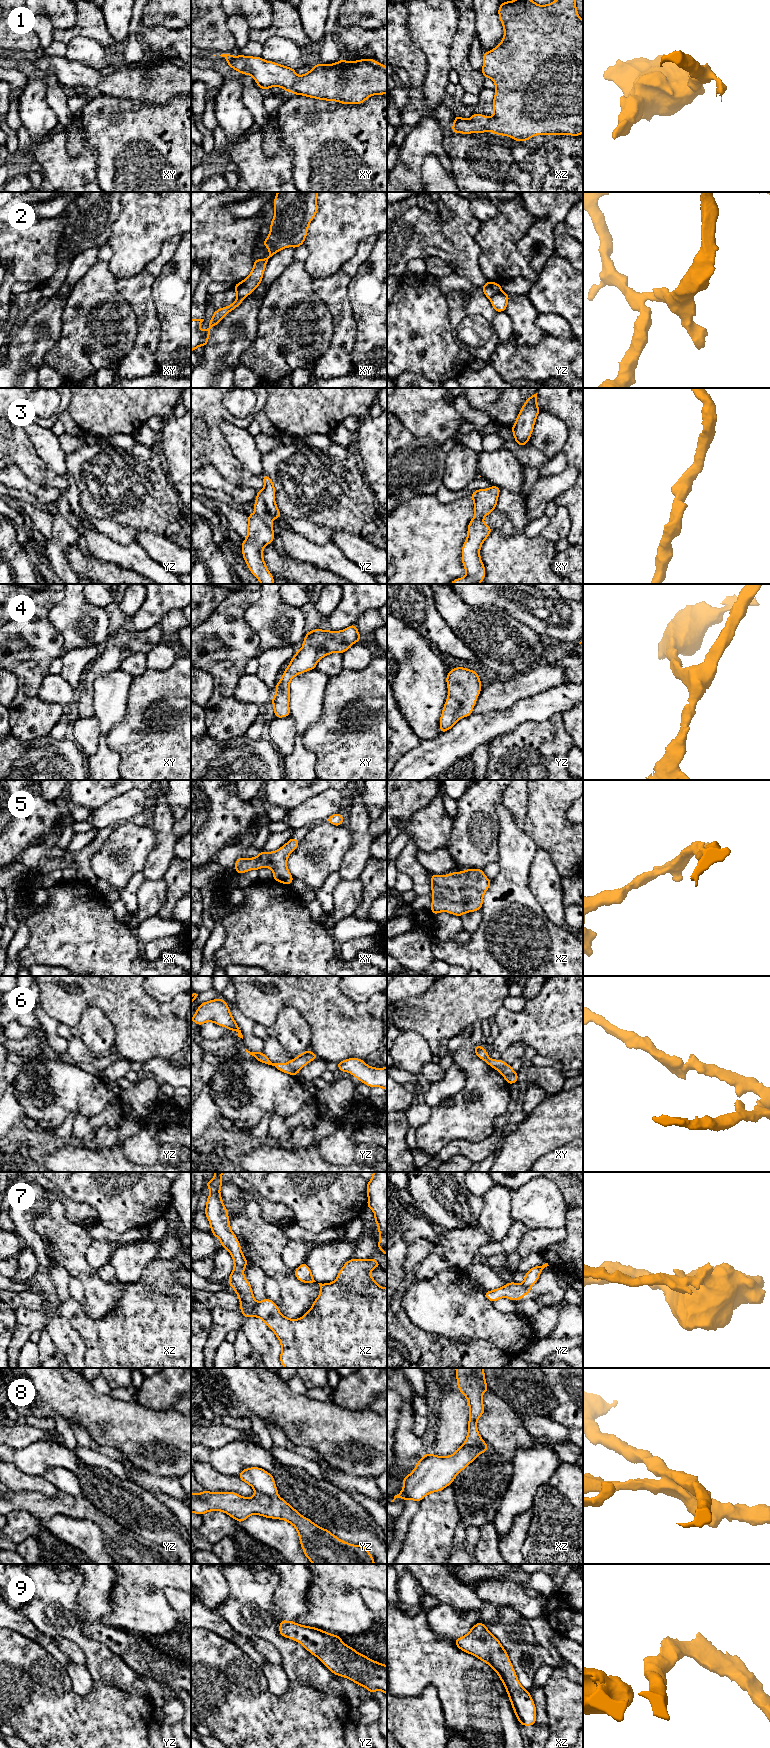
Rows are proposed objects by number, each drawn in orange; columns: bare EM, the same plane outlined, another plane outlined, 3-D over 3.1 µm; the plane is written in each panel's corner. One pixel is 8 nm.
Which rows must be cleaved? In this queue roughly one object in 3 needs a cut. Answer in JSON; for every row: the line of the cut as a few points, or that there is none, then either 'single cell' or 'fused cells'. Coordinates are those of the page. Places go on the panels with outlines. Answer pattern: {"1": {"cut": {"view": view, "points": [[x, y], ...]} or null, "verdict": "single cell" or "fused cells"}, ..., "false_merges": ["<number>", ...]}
{"1": {"cut": null, "verdict": "single cell"}, "2": {"cut": {"view": "yz", "points": [[500, 289], [489, 298]]}, "verdict": "fused cells"}, "3": {"cut": null, "verdict": "single cell"}, "4": {"cut": null, "verdict": "single cell"}, "5": {"cut": null, "verdict": "single cell"}, "6": {"cut": null, "verdict": "single cell"}, "7": {"cut": {"view": "xz", "points": [[257, 1302], [249, 1311], [242, 1312]]}, "verdict": "fused cells"}, "8": {"cut": {"view": "yz", "points": [[255, 1490], [267, 1495], [277, 1496]]}, "verdict": "fused cells"}, "9": {"cut": null, "verdict": "single cell"}, "false_merges": ["2", "7", "8"]}

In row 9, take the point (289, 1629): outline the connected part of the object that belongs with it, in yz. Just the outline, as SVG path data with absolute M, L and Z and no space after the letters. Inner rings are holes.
M283 1619L280 1621L279 1633L283 1637L302 1644L307 1651L316 1656L335 1675L352 1680L357 1685L365 1687L370 1693L380 1690L387 1695L387 1665L358 1653L354 1648L346 1645L339 1635Z

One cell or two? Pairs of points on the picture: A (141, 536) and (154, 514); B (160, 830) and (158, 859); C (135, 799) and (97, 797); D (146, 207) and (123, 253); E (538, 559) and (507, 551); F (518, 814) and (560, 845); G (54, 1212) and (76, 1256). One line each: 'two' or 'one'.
A: two
B: one
C: two
D: one
E: one
F: two
G: one

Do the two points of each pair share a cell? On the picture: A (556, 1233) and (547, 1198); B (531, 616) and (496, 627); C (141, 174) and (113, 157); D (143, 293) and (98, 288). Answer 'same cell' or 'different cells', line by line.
A: different cells
B: different cells
C: same cell
D: different cells

